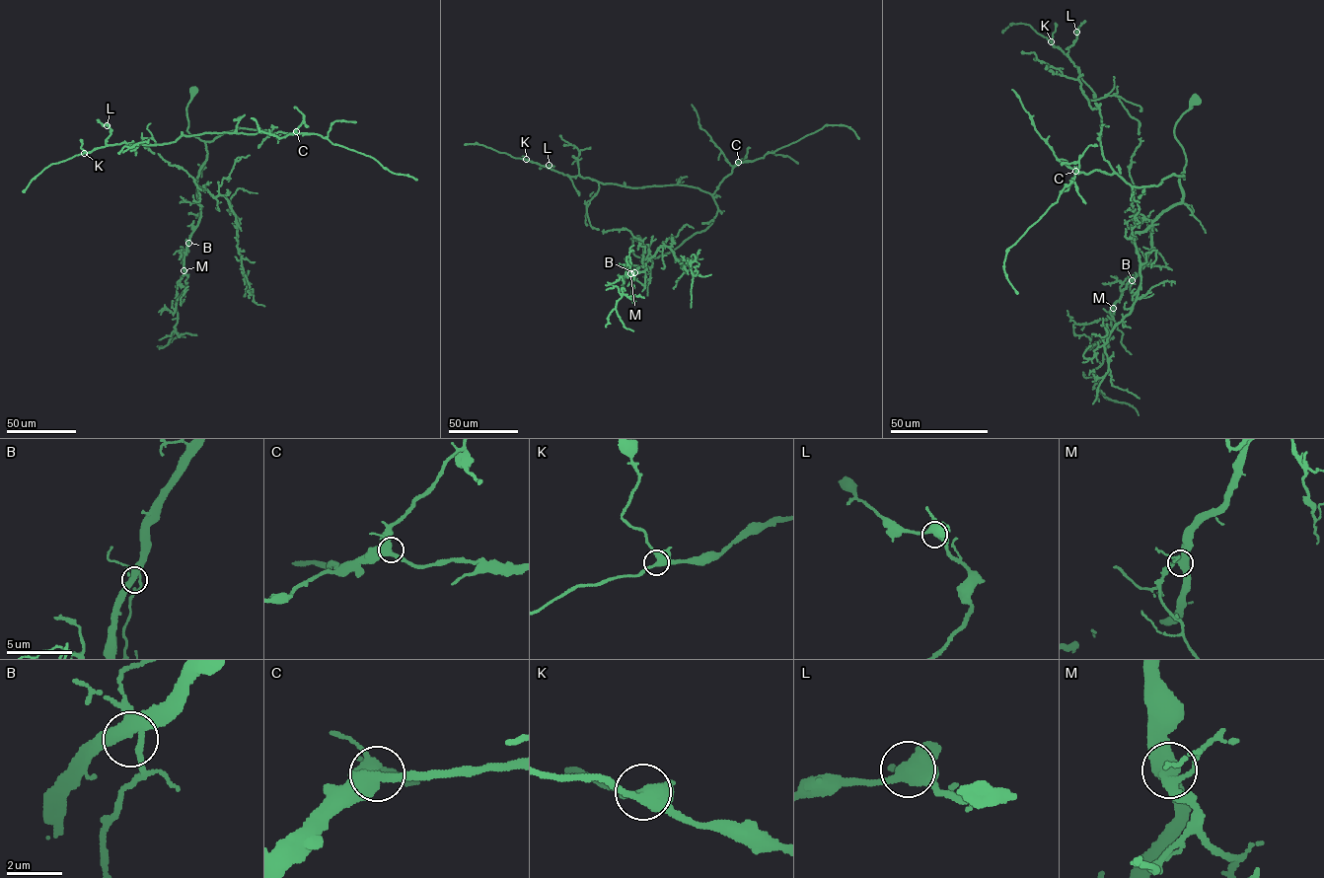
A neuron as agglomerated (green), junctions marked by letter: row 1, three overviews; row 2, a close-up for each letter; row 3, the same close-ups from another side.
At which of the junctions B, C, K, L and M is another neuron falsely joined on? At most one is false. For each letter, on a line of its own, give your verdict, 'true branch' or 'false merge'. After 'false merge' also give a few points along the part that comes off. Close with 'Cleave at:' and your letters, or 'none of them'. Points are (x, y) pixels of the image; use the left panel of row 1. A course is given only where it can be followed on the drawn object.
B: true branch
C: true branch
K: true branch
L: true branch
M: true branch
Cleave at: none of them

